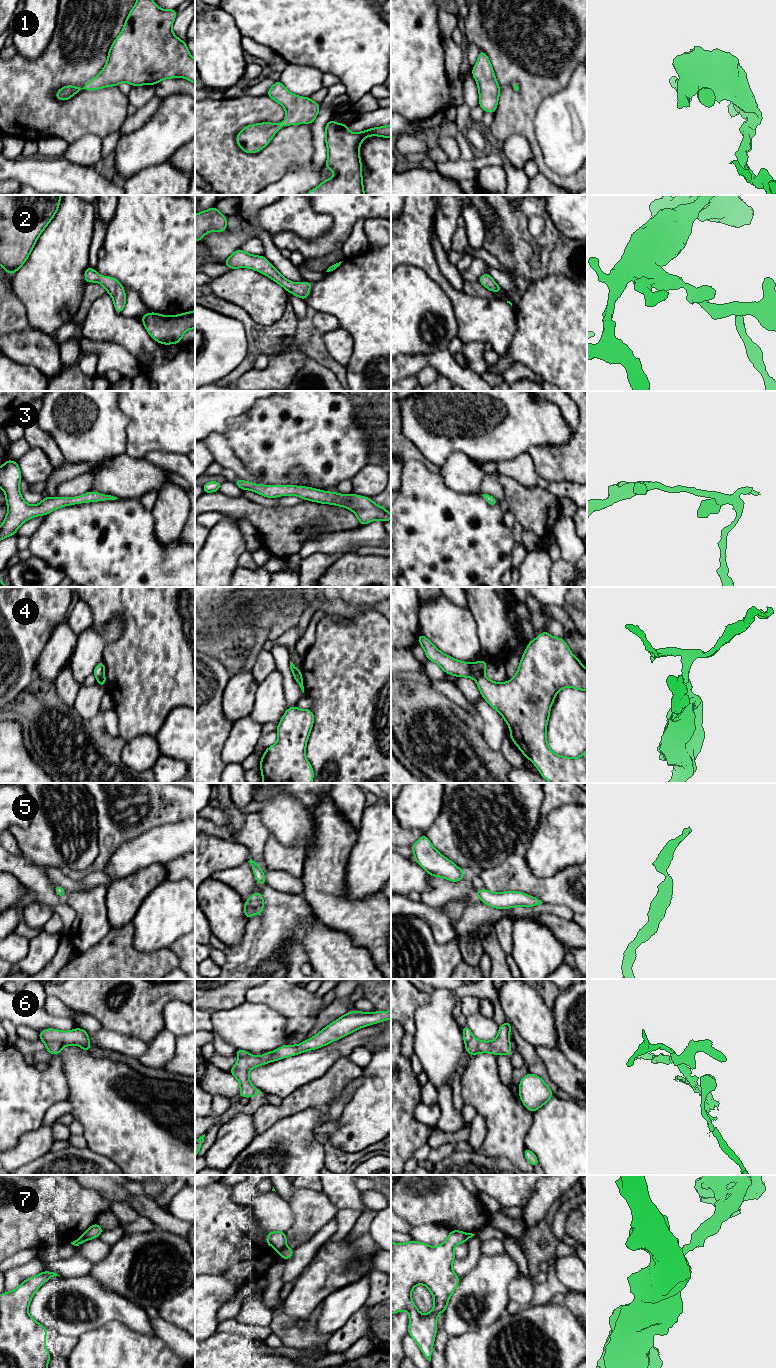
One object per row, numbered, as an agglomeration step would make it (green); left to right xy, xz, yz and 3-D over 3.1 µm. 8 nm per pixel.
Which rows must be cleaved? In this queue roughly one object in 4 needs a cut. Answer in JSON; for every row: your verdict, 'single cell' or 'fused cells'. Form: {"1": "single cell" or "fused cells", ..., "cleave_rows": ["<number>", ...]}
{"1": "single cell", "2": "single cell", "3": "single cell", "4": "fused cells", "5": "single cell", "6": "single cell", "7": "fused cells", "cleave_rows": ["4", "7"]}

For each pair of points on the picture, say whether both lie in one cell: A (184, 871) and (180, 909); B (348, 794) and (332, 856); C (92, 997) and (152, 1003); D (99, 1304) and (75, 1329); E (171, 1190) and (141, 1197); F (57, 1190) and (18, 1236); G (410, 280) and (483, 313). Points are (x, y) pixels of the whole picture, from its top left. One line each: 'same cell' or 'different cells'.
A: different cells
B: different cells
C: same cell
D: same cell
E: different cells
F: same cell
G: different cells

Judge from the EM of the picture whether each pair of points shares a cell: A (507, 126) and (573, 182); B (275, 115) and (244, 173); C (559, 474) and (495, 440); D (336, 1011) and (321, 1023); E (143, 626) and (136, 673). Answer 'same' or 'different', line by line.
A: same
B: same
C: different
D: same
E: same

